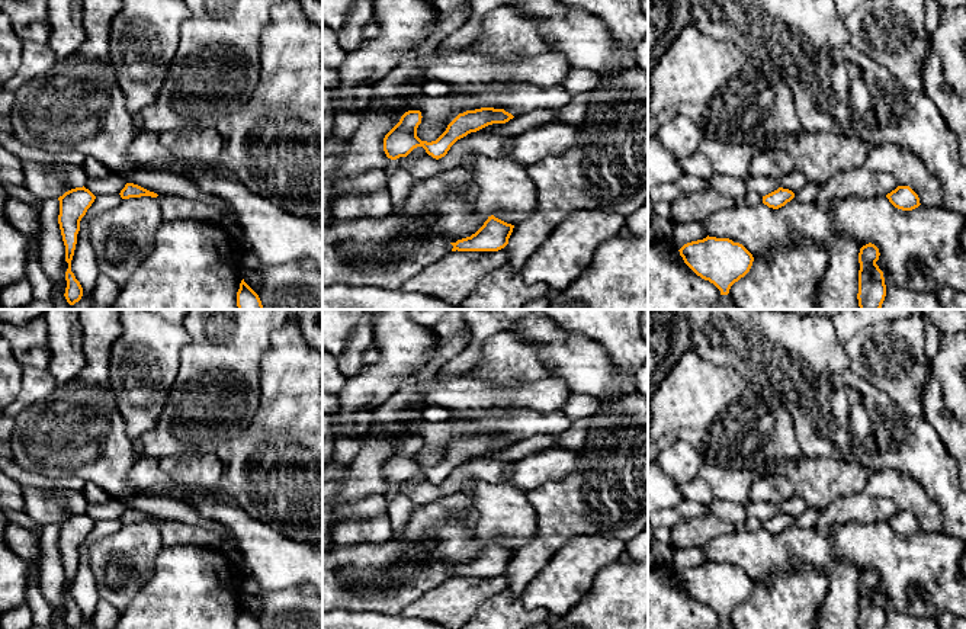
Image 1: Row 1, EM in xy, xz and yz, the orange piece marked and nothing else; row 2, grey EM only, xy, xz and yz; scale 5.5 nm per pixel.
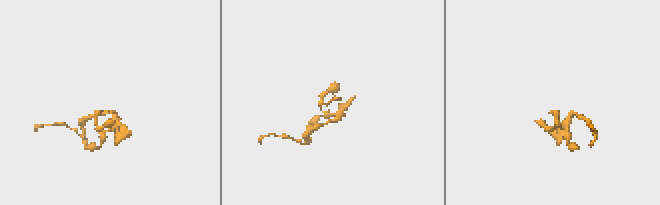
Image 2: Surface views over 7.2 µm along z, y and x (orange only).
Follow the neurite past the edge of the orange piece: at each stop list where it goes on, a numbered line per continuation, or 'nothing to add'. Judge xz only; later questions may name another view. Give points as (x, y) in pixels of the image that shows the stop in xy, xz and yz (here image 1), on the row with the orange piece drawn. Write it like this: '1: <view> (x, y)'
nothing to add

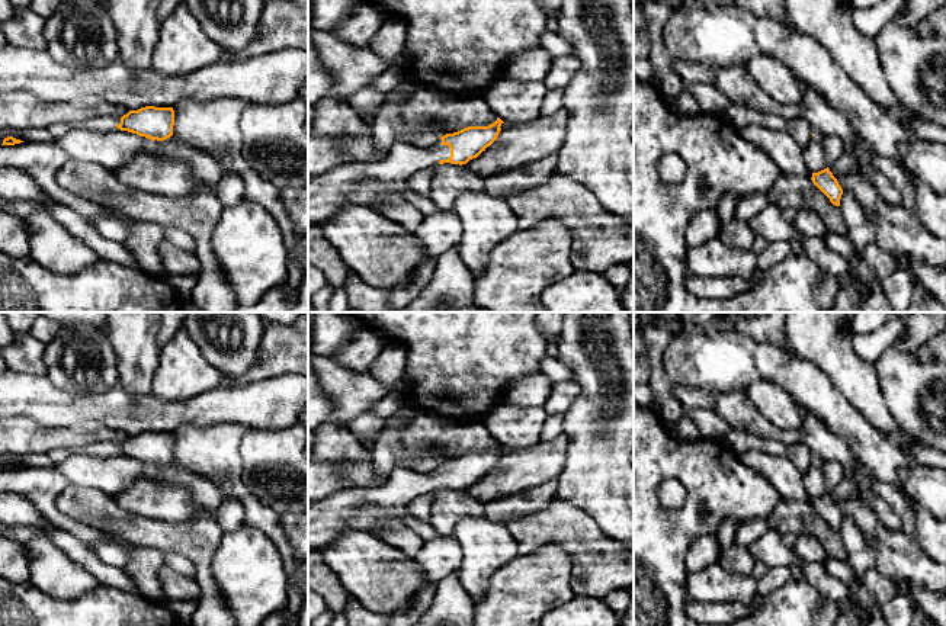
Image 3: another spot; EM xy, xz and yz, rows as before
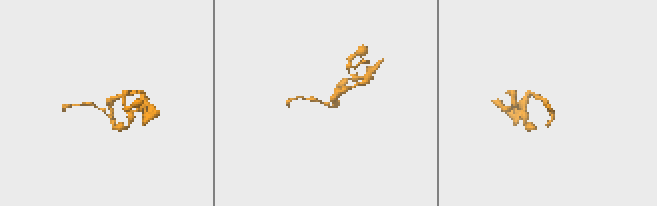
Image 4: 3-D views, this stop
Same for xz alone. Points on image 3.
1: xz (365, 185)

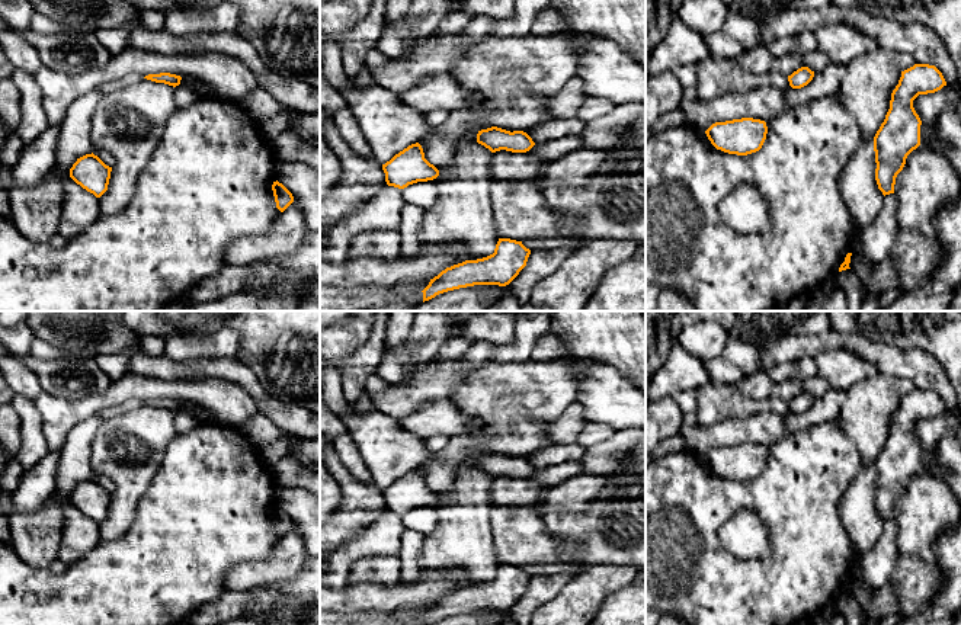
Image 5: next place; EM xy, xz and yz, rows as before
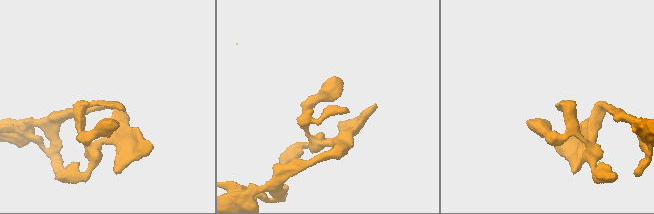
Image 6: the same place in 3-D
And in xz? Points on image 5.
nothing to add

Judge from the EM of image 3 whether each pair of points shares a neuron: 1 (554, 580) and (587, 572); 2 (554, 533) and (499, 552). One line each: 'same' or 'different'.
1: different
2: different

